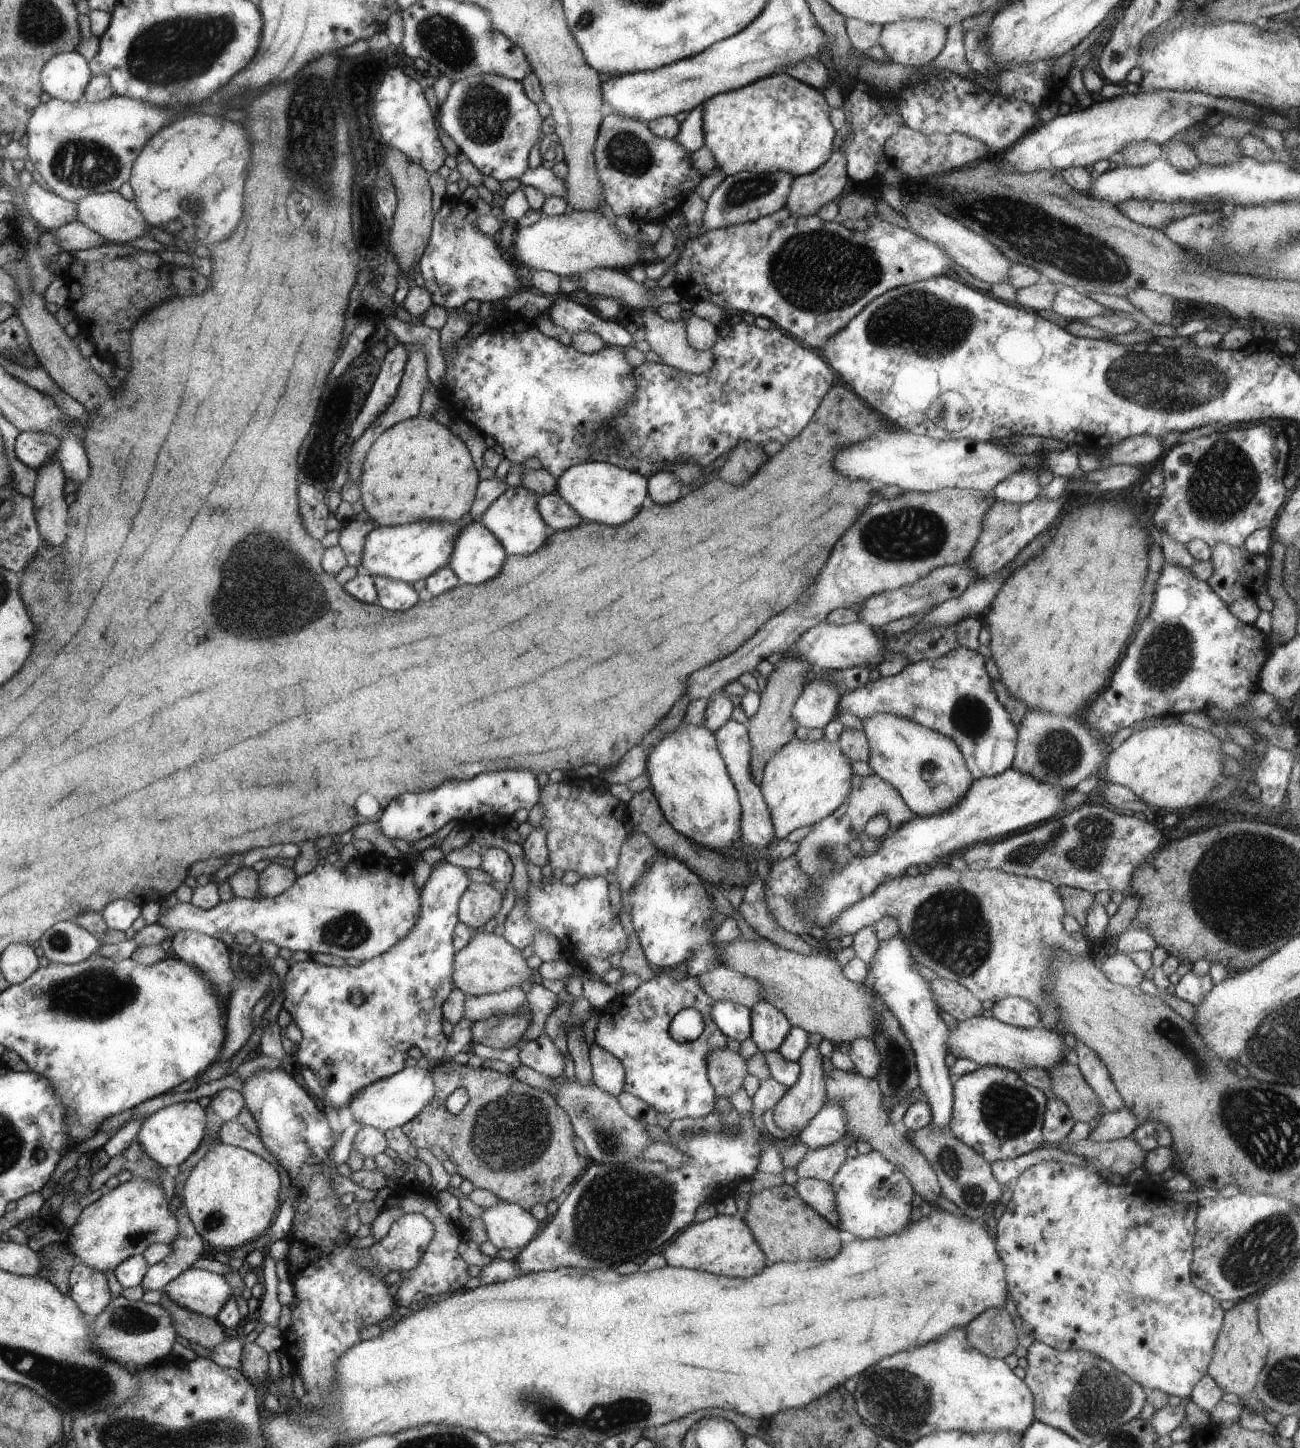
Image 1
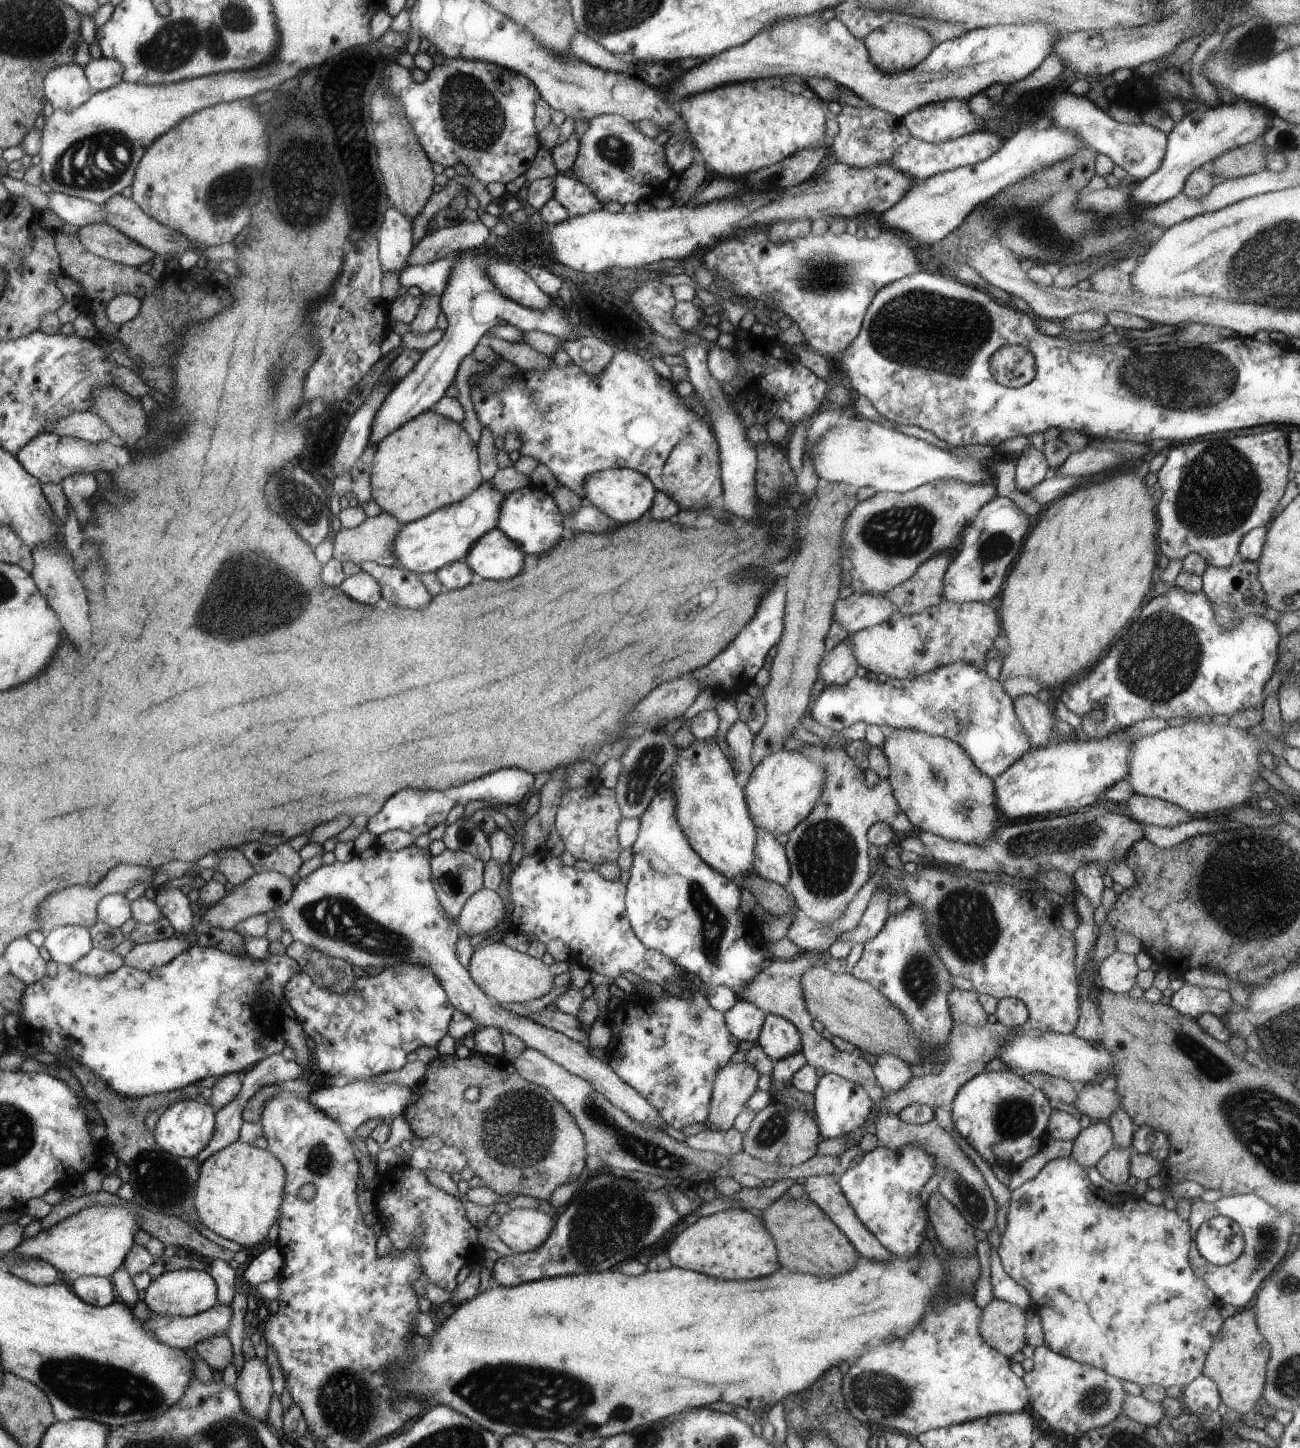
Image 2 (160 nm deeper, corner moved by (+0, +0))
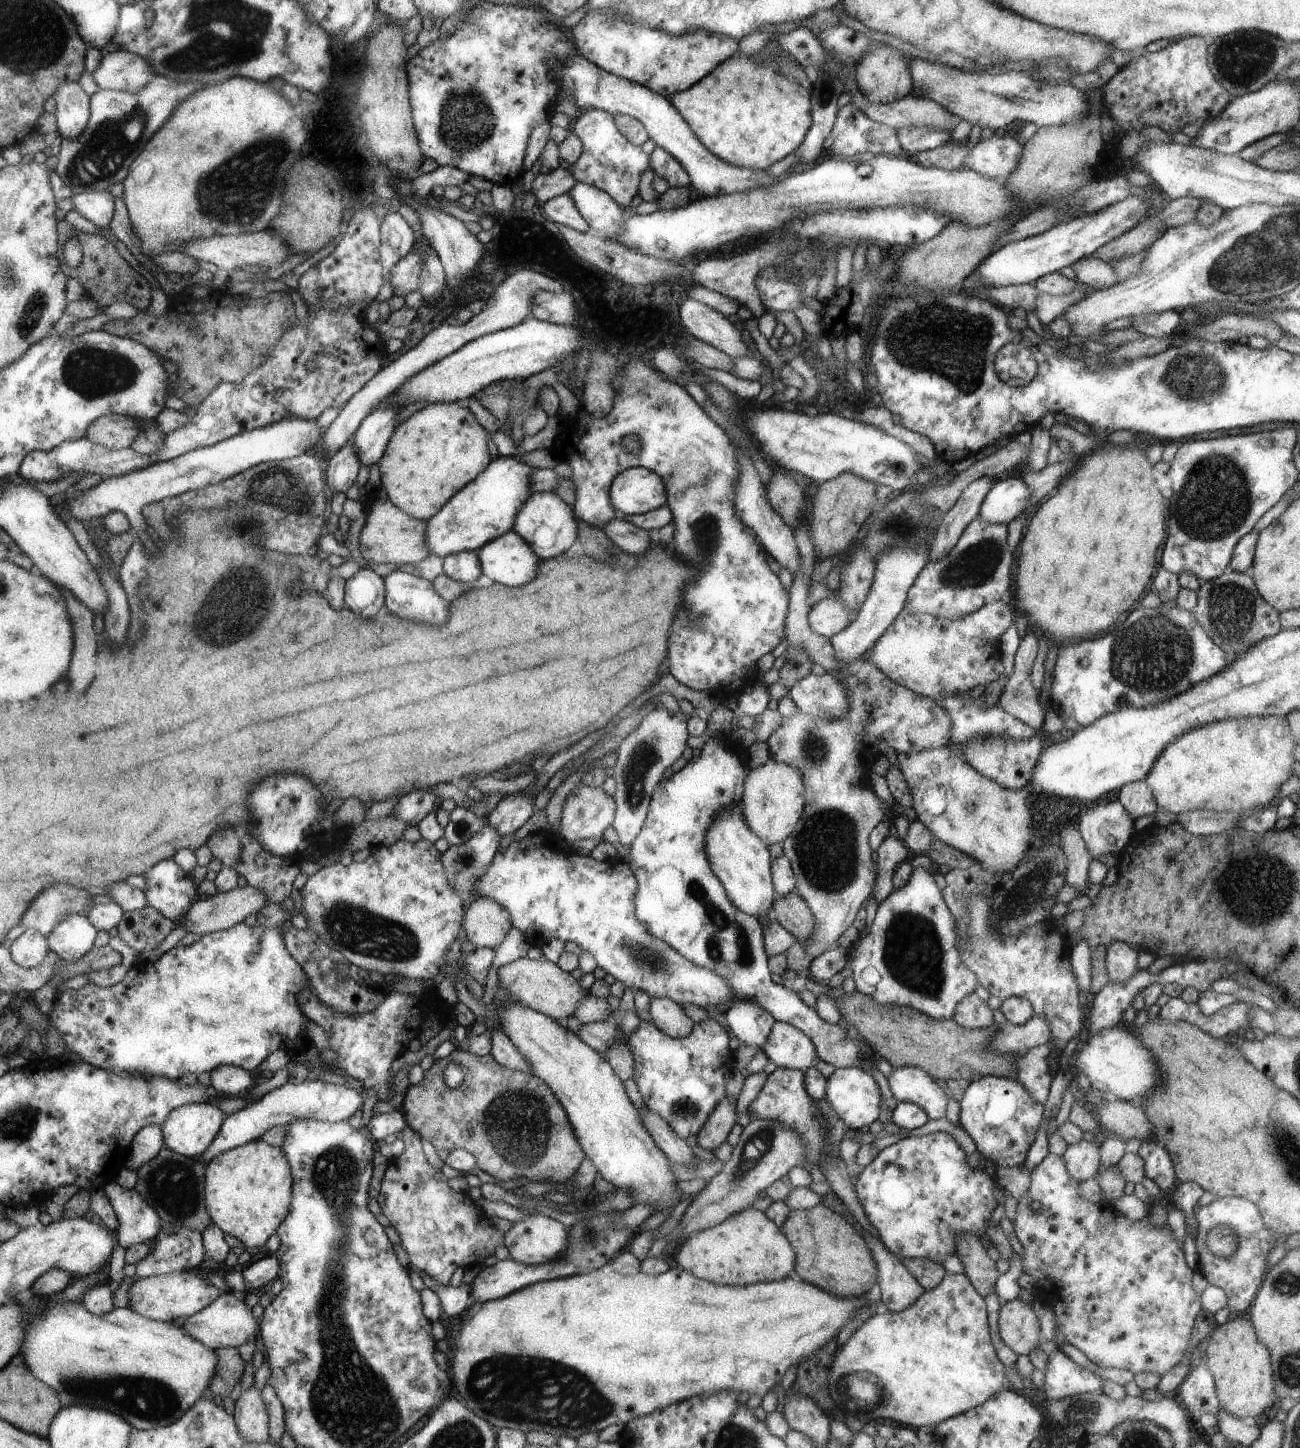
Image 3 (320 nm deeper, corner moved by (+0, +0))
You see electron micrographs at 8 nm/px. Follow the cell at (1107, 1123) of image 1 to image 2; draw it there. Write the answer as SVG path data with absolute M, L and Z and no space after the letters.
M1092 1122L1073 1140L1070 1156L1084 1169L1092 1169L1114 1146L1113 1132L1106 1122Z

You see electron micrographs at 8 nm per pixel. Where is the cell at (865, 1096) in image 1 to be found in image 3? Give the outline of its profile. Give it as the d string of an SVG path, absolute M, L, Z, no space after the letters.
M961 1235L957 1237L955 1254L961 1260L965 1273L968 1275L974 1288L985 1297L993 1292L998 1273L996 1262L986 1253L980 1237L974 1235Z

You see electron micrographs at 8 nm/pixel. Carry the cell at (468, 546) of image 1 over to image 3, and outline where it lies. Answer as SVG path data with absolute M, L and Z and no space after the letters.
M512 530L478 548L481 572L506 586L524 586L538 574L540 558L532 546Z

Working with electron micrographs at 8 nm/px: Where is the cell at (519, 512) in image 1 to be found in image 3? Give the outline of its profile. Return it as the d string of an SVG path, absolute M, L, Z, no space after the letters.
M533 492L523 508L519 510L513 531L524 538L540 558L548 560L564 554L576 542L579 534L577 520L574 508L562 501L556 493Z

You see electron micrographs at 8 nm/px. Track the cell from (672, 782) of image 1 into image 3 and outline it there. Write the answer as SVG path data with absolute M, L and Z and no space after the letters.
M735 804L732 809L726 808L714 823L709 824L707 857L713 870L726 888L728 898L735 903L736 908L756 918L760 918L766 913L771 914L777 896L773 885L773 874L771 873L773 857L770 855L767 843L747 825L743 818L743 811L738 804Z

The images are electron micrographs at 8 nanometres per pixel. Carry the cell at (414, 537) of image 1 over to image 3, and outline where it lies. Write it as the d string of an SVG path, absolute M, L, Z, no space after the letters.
M516 455L497 456L474 481L460 489L434 517L427 520L427 547L431 550L431 554L444 559L445 556L460 551L478 550L487 542L494 541L504 533L512 532L519 510L523 508L528 497L533 493L531 482L533 468L535 467L523 461L522 457Z

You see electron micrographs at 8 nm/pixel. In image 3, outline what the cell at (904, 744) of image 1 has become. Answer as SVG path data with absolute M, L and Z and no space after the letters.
M947 746L921 753L897 753L897 760L913 796L912 817L923 822L936 838L973 858L984 870L995 873L1010 872L1024 862L1031 848L1039 844L1037 839L1033 838L1034 821L1030 808L1026 810L1030 787L1016 790L1004 788L982 776L964 760L964 757Z

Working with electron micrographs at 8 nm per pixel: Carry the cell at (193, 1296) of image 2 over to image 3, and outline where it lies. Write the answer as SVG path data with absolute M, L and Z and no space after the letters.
M190 1271L135 1278L127 1292L128 1300L130 1300L128 1308L139 1315L155 1321L168 1321L172 1323L176 1318L192 1316L199 1313L206 1306L211 1305L212 1302L224 1294L216 1286L208 1284L206 1276L208 1274Z

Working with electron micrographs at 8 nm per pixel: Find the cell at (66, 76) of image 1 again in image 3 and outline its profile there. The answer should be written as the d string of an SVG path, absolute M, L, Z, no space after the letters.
M66 81L56 91L57 131L63 139L76 141L90 122L91 99L79 82Z

